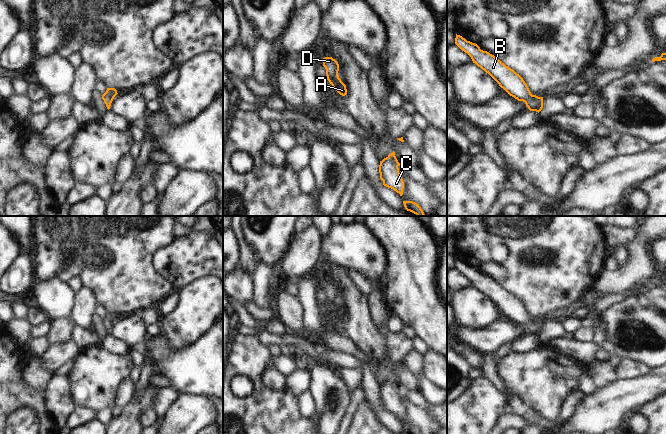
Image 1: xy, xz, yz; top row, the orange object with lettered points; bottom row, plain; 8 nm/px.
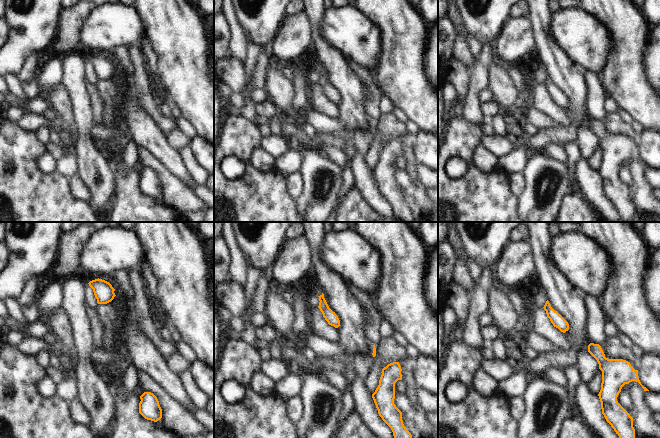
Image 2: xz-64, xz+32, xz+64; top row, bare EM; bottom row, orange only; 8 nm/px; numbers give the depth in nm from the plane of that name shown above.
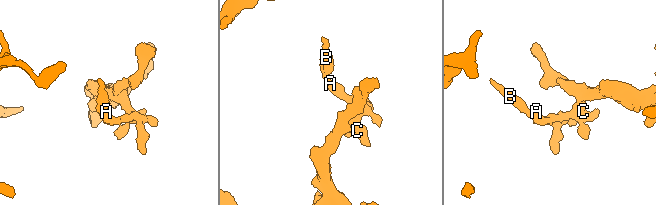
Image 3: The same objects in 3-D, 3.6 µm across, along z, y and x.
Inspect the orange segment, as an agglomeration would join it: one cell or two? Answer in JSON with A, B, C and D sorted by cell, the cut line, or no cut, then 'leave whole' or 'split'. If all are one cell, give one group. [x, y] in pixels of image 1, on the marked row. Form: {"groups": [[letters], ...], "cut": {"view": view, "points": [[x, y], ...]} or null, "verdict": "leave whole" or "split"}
{"groups": [["A", "B", "C", "D"]], "cut": null, "verdict": "leave whole"}

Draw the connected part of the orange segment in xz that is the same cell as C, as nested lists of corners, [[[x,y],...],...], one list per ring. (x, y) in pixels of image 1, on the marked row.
[[[393,151],[386,158],[380,161],[379,173],[380,179],[383,181],[383,185],[393,189],[400,196],[403,195],[404,181],[399,173],[399,166],[401,164],[398,162],[395,152]]]

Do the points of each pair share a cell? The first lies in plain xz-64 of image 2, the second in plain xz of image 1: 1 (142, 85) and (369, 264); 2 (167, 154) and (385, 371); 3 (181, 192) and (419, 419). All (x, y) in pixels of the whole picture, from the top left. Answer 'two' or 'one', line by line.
1: two
2: two
3: one

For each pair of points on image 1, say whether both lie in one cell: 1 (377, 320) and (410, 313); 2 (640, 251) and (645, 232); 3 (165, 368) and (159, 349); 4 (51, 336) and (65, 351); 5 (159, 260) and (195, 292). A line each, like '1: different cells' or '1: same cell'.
1: different cells
2: same cell
3: same cell
4: different cells
5: different cells

